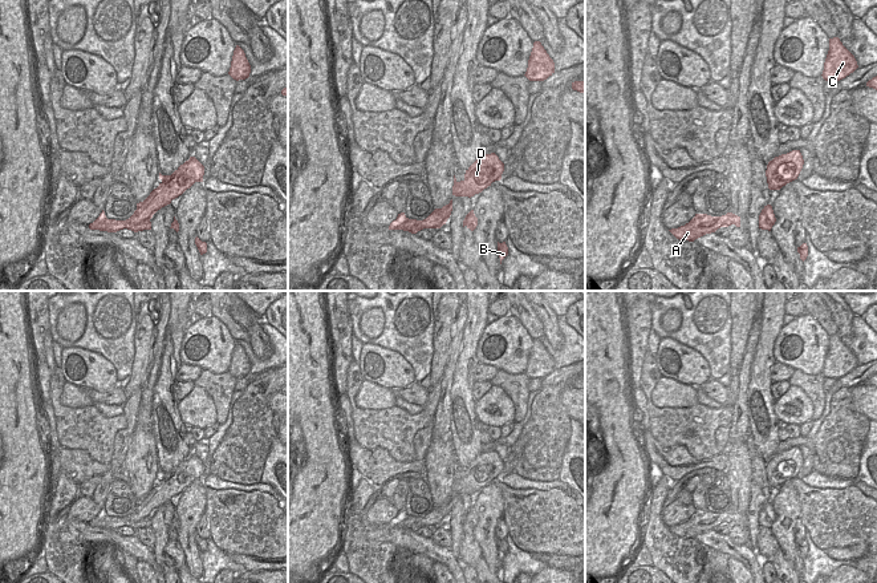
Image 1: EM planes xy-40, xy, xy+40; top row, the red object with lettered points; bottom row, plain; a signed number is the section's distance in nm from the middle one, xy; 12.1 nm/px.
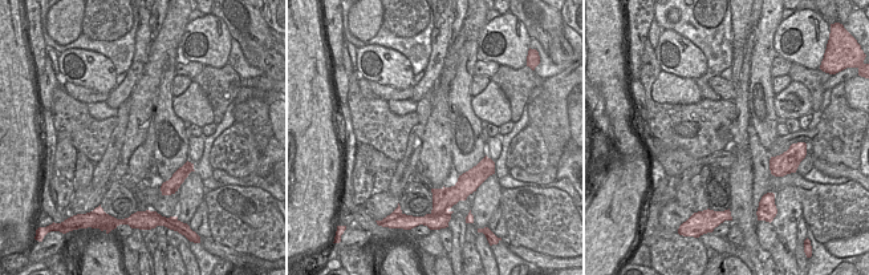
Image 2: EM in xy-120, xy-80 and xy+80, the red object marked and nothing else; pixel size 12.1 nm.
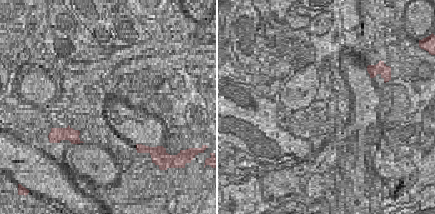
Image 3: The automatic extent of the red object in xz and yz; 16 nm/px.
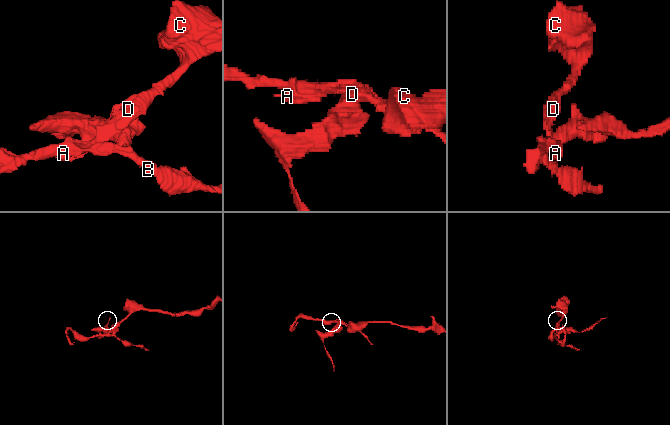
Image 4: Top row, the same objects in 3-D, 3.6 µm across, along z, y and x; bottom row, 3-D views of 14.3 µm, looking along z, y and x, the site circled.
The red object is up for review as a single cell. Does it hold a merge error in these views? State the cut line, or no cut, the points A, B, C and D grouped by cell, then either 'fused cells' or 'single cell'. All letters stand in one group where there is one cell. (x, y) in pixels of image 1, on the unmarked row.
cut xy-40 (126, 517), (132, 521), (149, 518); groups A C D / B; fused cells

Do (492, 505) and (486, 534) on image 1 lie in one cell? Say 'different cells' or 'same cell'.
same cell

